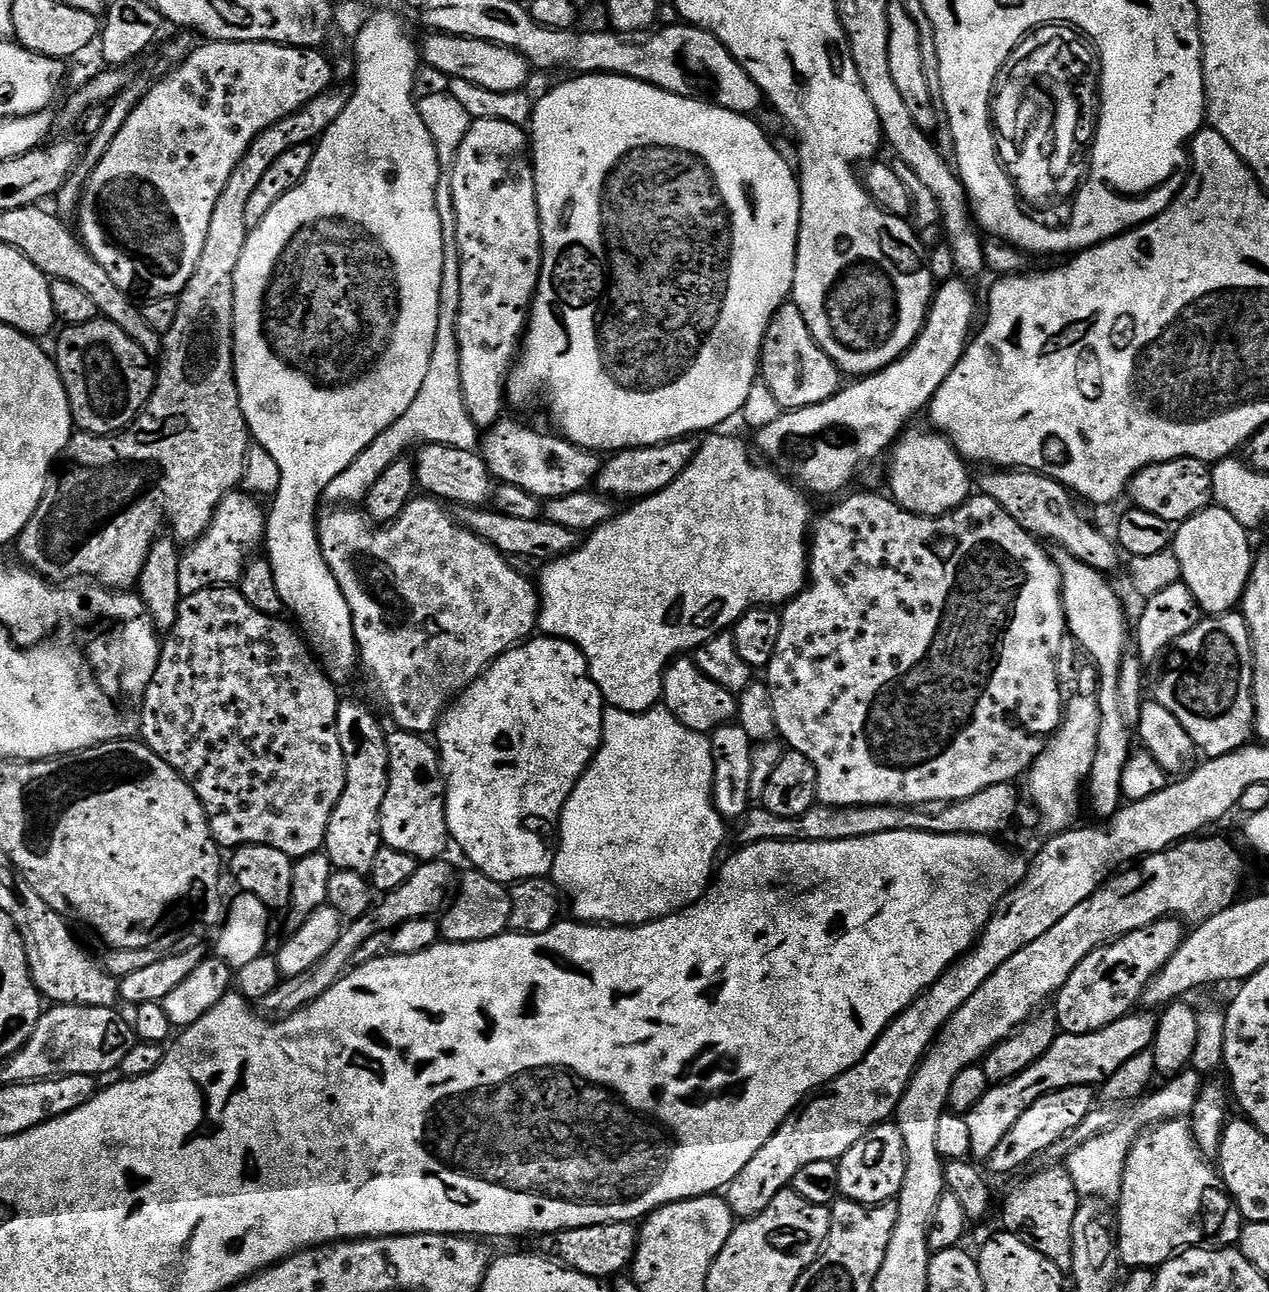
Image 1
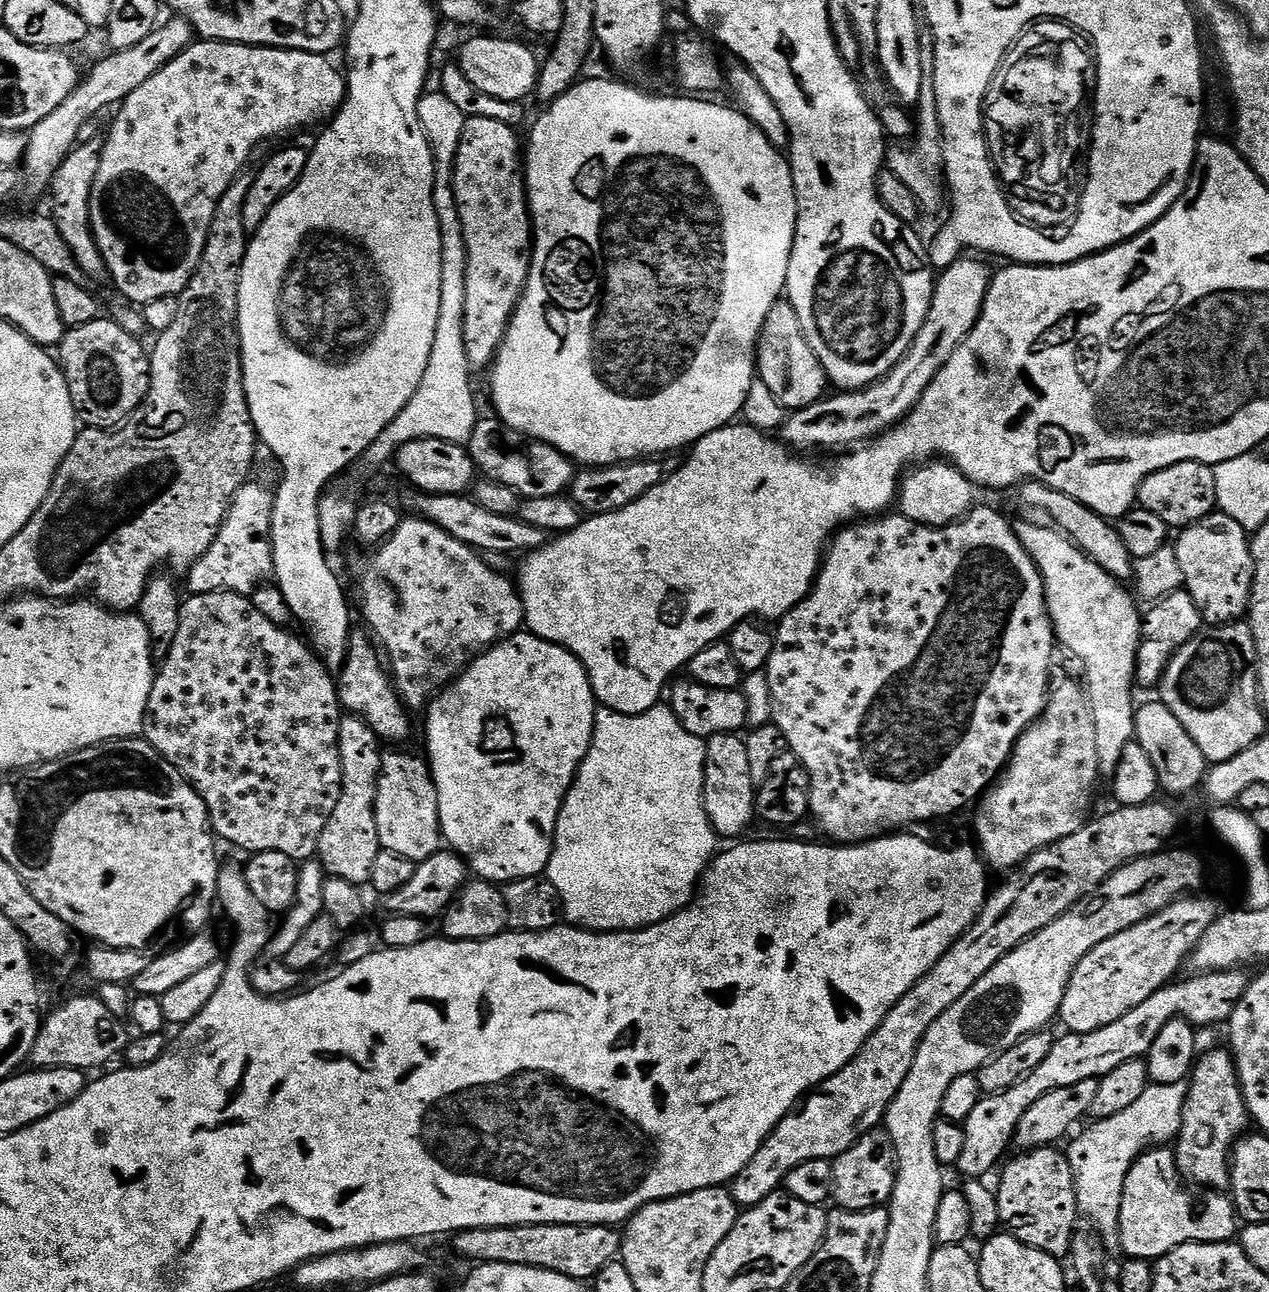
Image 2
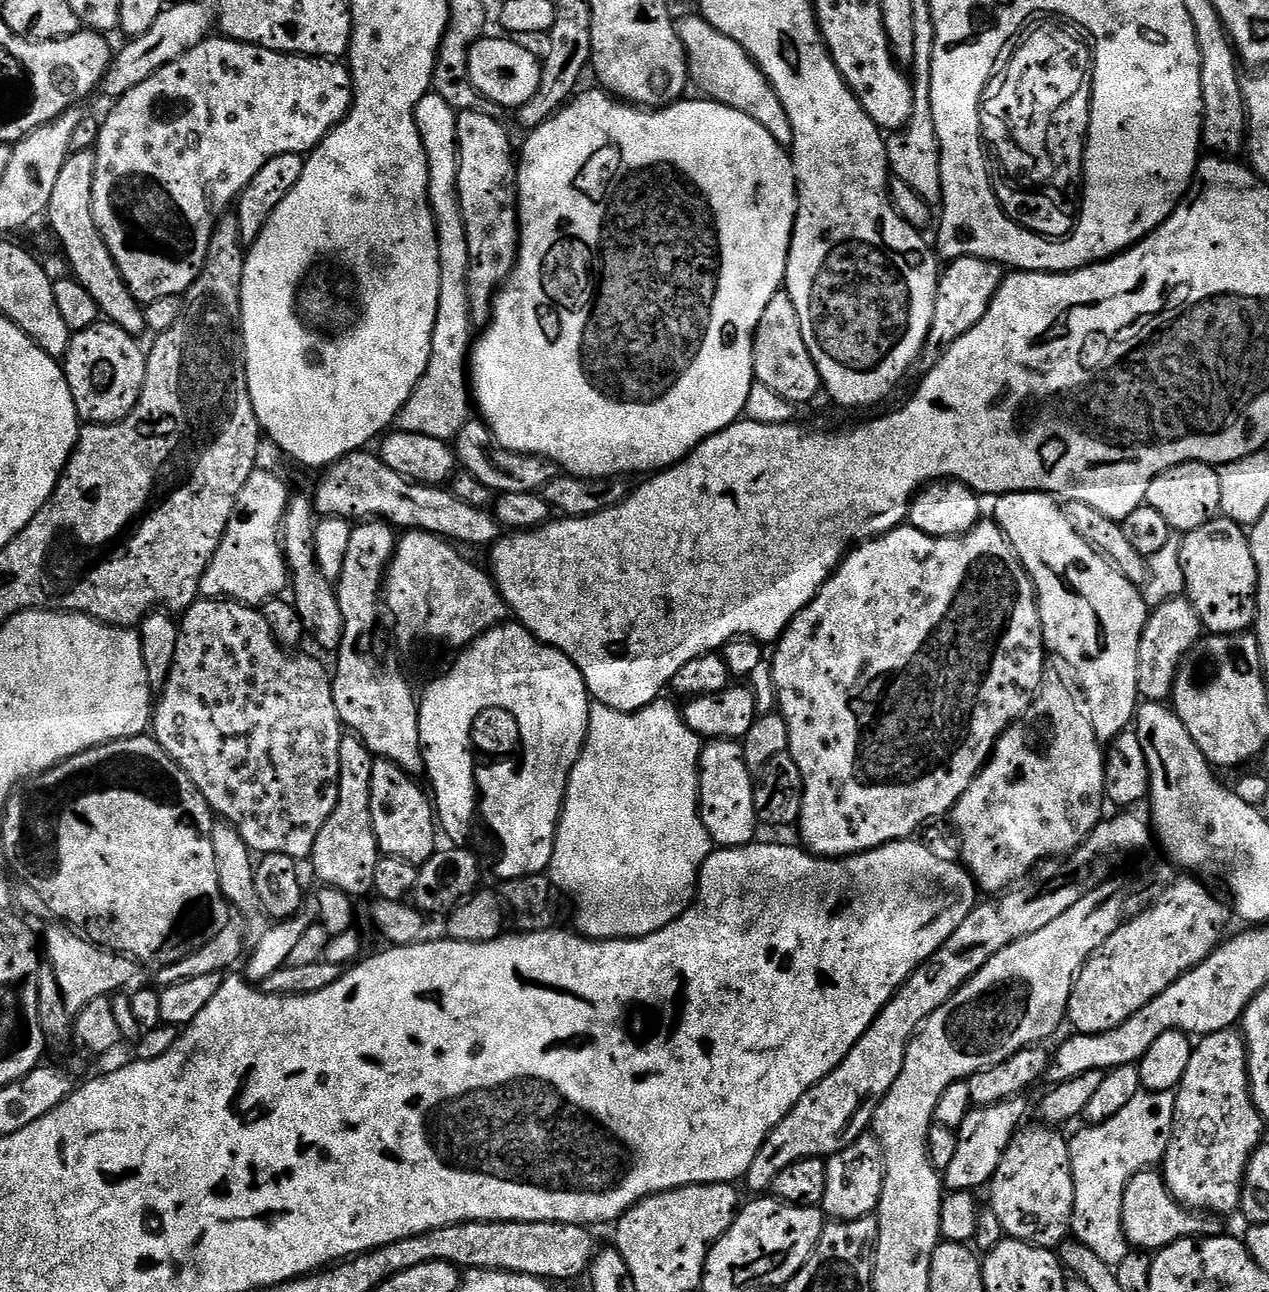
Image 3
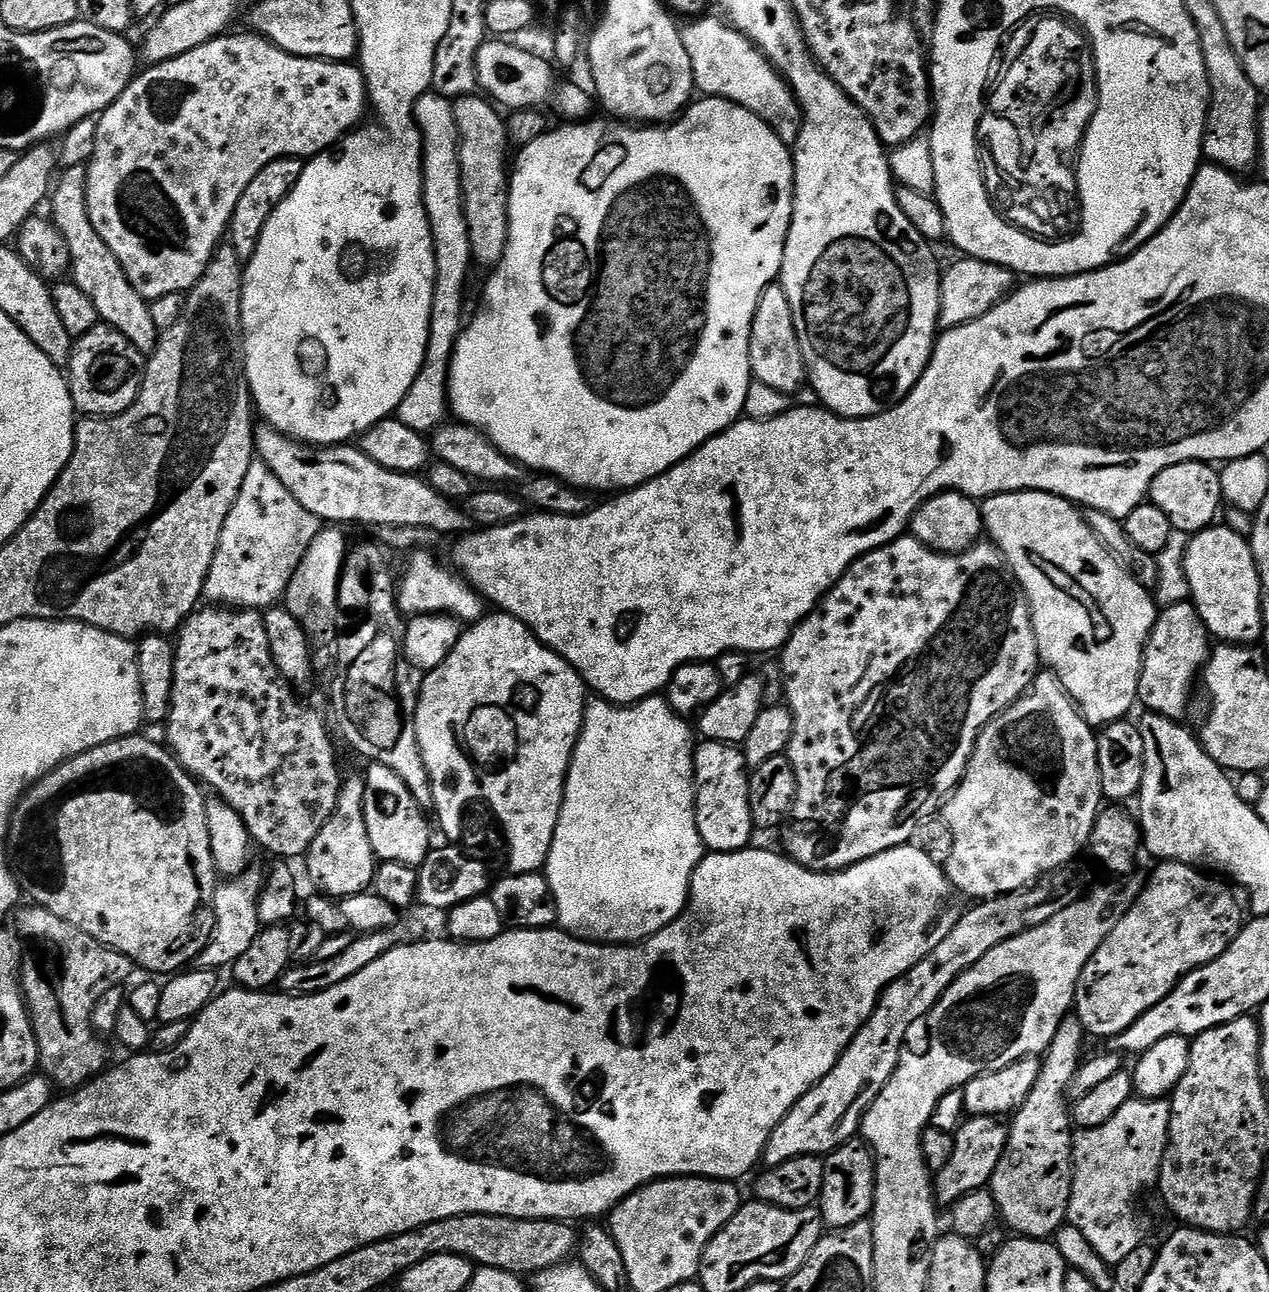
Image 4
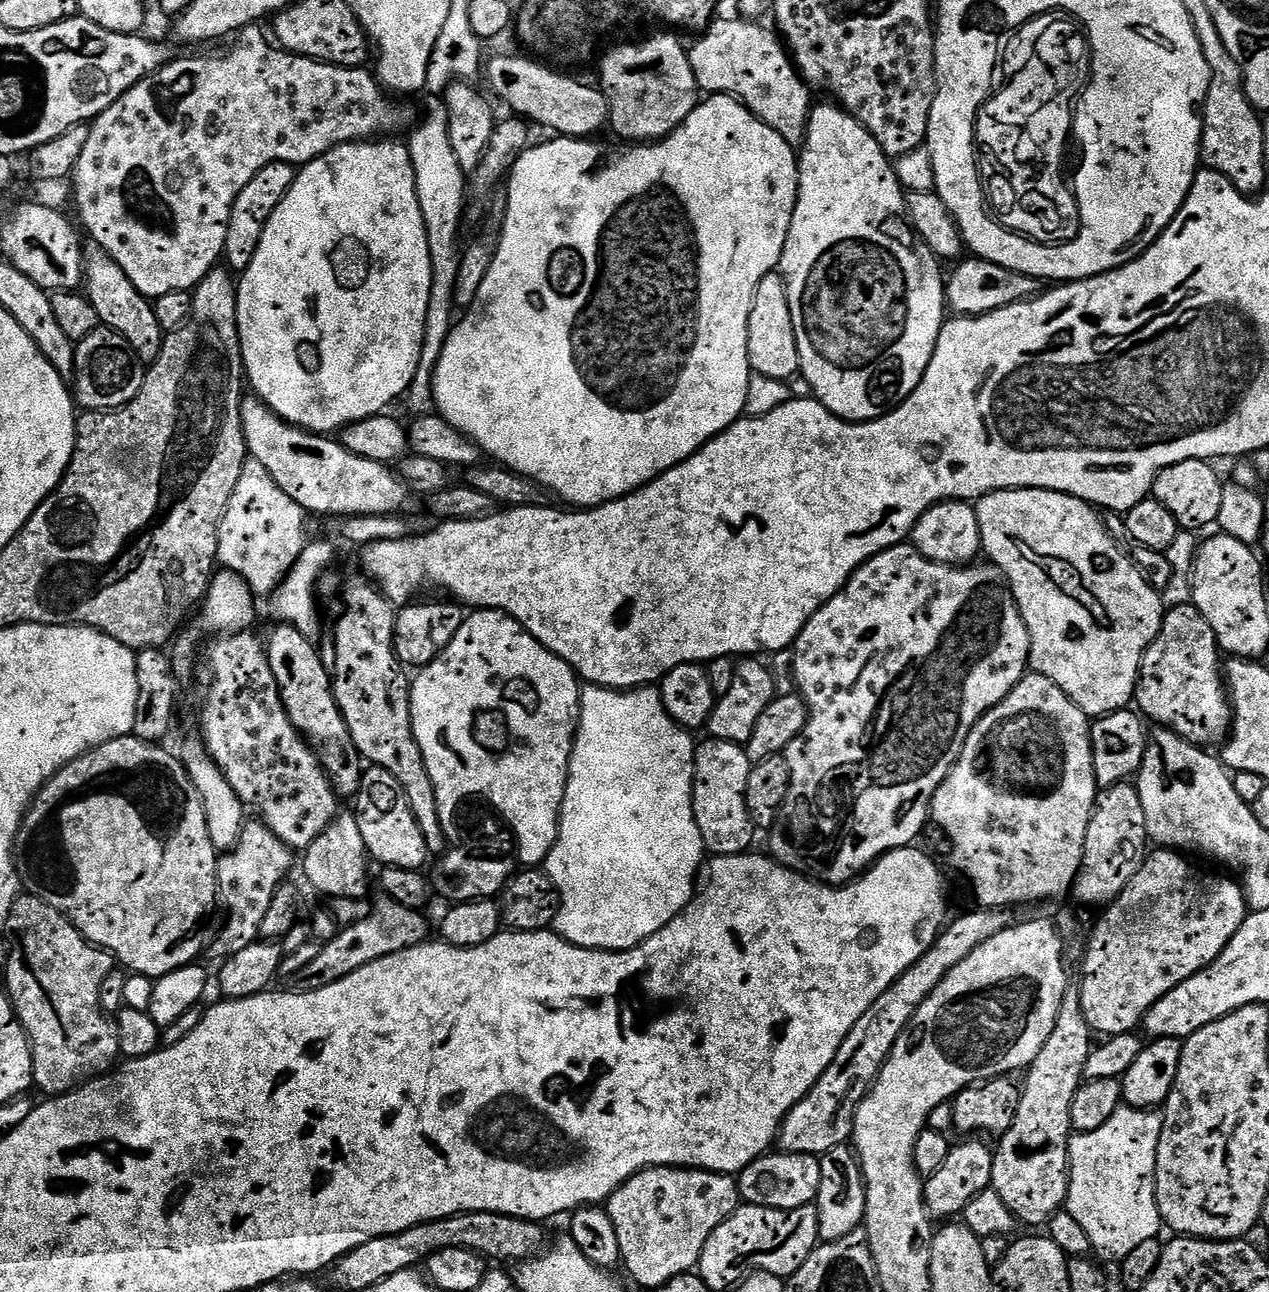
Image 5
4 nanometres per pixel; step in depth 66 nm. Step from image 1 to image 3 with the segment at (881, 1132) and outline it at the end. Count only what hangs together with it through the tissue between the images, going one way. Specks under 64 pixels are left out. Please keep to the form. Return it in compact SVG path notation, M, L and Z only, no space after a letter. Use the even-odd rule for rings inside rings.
M875 1135L859 1136L853 1144L840 1152L827 1157L826 1160L826 1194L822 1211L829 1221L857 1220L863 1216L873 1215L879 1209L882 1190L884 1189L884 1151Z

